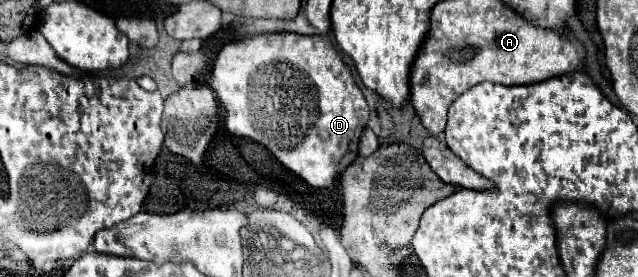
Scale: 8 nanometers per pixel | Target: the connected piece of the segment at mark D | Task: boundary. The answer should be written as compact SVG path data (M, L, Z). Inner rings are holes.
M266 33L228 43L212 65L210 87L225 113L223 125L229 135L264 145L284 167L316 189L332 185L358 155L358 139L370 115L368 103L328 37Z

